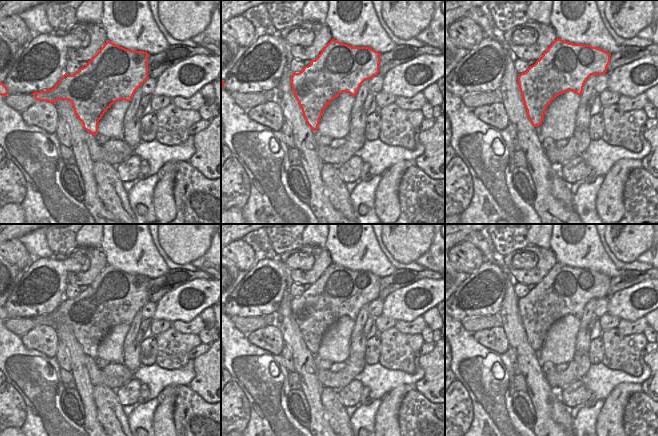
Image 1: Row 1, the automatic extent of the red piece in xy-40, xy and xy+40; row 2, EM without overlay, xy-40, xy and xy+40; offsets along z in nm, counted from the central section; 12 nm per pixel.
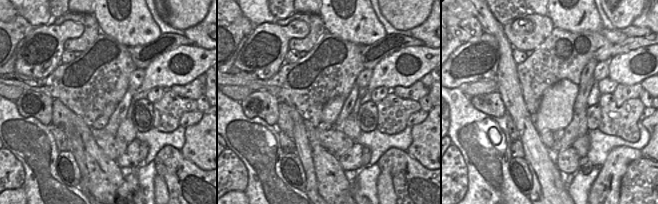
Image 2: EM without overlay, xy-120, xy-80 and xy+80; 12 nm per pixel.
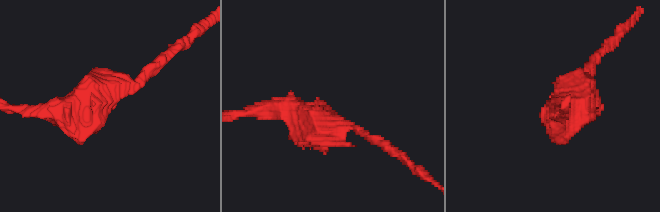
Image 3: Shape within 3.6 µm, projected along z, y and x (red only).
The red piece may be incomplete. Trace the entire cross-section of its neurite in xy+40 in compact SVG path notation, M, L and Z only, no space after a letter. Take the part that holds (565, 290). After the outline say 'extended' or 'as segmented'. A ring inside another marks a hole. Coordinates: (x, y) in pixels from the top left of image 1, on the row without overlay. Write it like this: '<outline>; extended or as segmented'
M557 262L534 289L518 300L531 348L534 351L541 349L548 329L557 320L567 315L580 320L591 299L607 296L610 280L600 272Z; as segmented

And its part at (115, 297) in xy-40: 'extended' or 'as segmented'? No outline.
as segmented

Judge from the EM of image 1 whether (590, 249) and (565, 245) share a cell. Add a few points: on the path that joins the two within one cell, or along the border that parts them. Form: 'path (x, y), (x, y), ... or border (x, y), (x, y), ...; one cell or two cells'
path (584, 249), (578, 245), (571, 245); one cell

